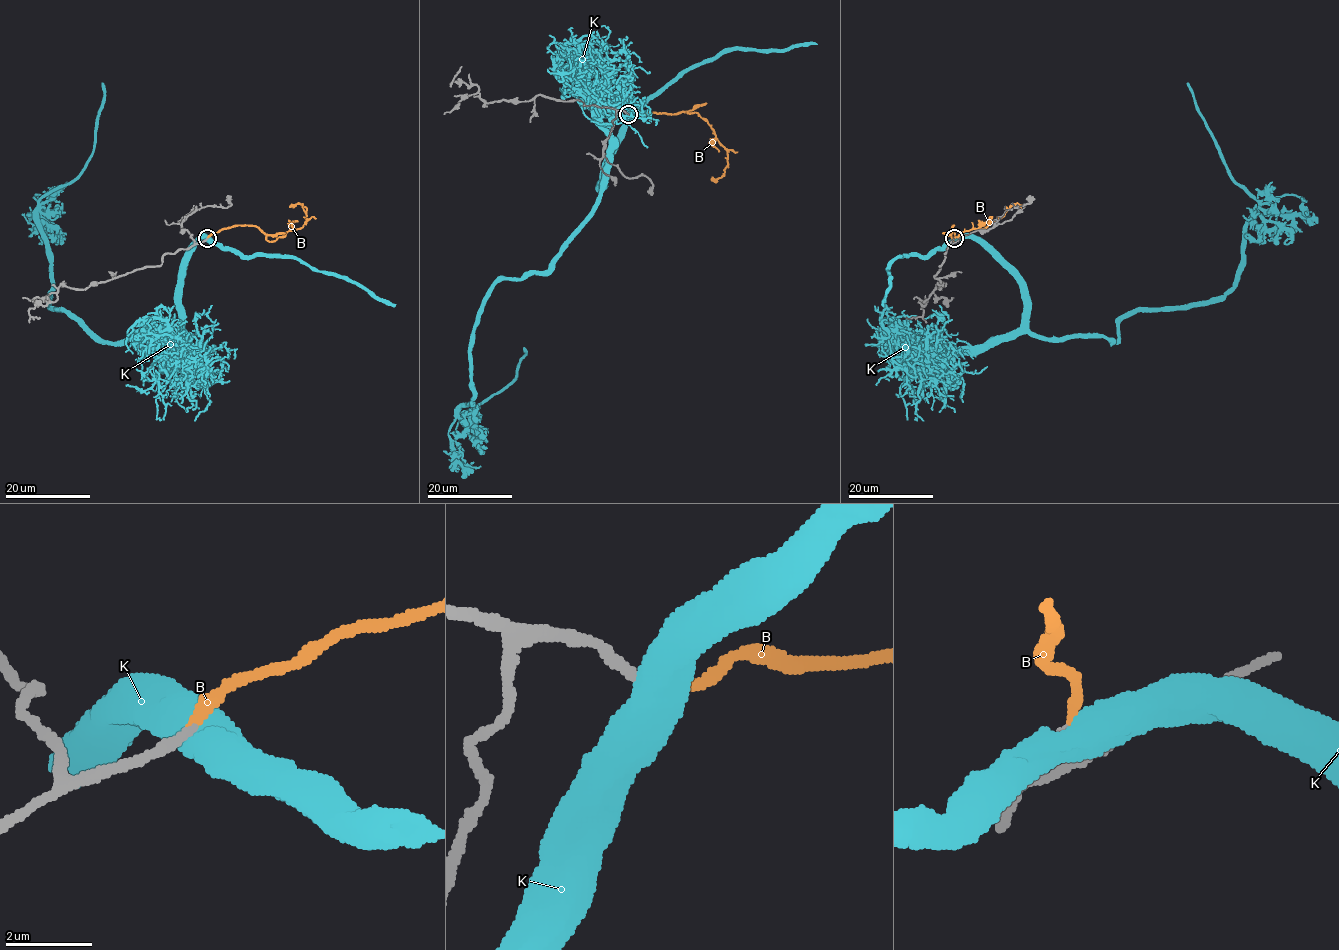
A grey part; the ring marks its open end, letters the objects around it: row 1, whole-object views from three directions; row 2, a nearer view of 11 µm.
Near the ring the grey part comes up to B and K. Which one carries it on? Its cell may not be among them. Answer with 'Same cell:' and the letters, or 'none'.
Same cell: B

